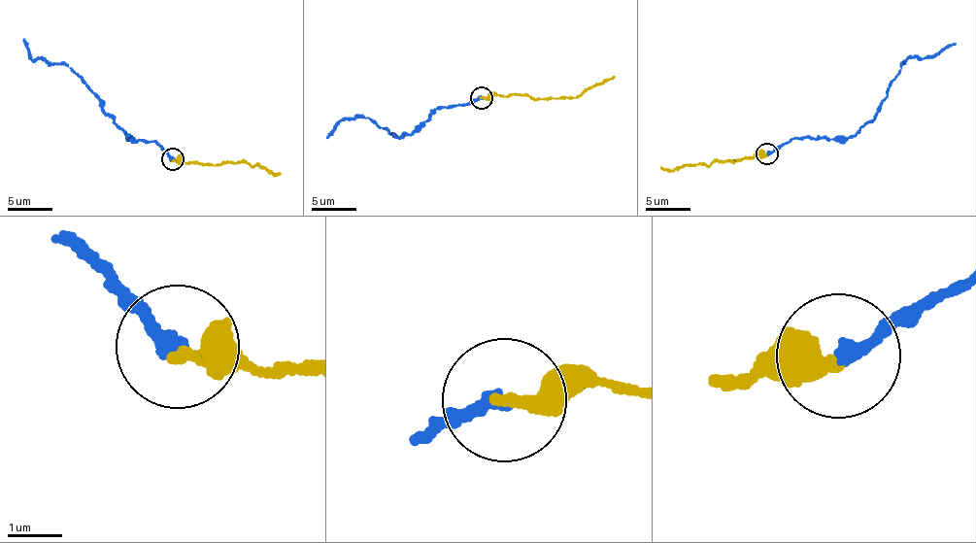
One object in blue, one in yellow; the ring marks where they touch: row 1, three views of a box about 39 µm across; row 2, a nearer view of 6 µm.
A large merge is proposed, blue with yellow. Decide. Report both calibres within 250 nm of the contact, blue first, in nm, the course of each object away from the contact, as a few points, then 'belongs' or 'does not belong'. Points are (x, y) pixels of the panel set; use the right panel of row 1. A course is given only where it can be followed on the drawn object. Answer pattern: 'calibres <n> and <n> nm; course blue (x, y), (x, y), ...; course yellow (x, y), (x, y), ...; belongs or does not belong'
calibres 240 and 280 nm; course blue (766, 154), (791, 139), (809, 136), (849, 138), (871, 120), (900, 64), (916, 55), (925, 58), (955, 44); course yellow (766, 154), (732, 163), (712, 162), (673, 171), (660, 167); belongs

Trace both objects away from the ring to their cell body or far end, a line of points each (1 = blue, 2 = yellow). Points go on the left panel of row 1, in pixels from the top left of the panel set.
1: (173, 159), (156, 143), (136, 141), (125, 135), (80, 76), (63, 64), (36, 57), (30, 60), (22, 40)
2: (173, 159), (218, 166), (226, 162), (249, 162), (279, 173)

